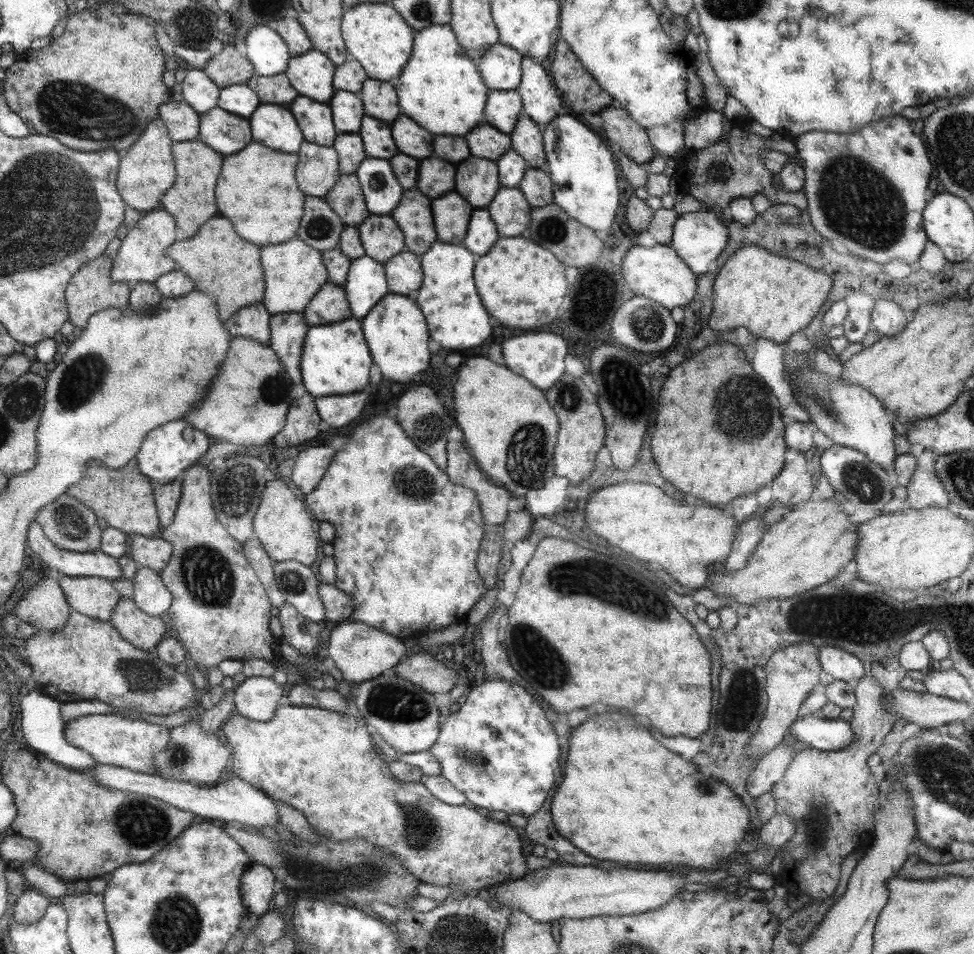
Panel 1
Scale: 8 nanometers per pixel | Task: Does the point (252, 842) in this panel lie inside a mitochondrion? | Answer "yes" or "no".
no

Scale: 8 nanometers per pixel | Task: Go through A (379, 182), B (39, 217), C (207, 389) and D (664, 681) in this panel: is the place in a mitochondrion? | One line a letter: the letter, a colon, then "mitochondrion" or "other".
A: other
B: mitochondrion
C: other
D: other

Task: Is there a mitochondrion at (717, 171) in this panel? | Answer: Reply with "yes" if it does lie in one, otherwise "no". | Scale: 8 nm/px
yes

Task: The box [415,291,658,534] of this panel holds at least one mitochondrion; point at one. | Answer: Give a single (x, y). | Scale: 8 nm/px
(526, 463)

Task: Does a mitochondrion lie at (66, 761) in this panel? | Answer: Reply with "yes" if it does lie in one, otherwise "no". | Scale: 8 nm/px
no

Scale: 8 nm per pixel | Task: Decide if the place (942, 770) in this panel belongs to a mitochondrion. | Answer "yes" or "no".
yes

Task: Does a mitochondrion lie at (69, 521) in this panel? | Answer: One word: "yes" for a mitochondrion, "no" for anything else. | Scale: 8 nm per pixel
yes

